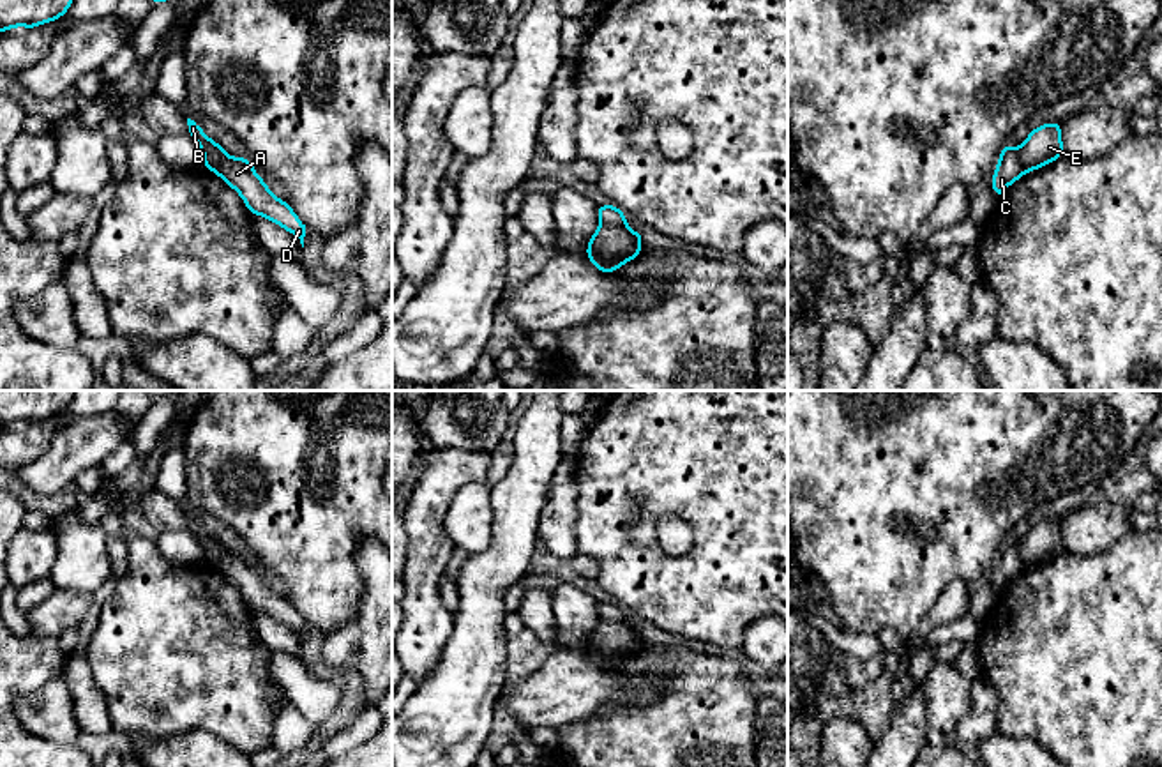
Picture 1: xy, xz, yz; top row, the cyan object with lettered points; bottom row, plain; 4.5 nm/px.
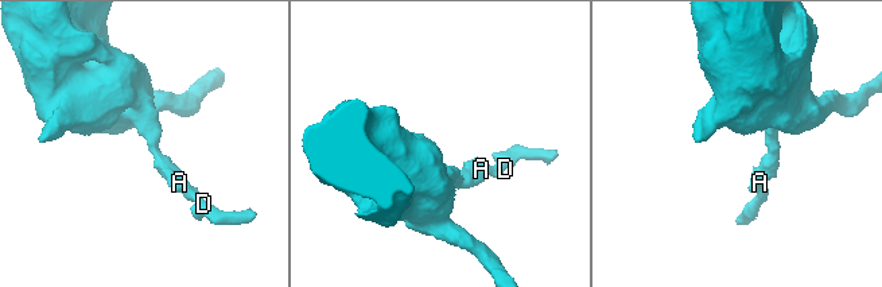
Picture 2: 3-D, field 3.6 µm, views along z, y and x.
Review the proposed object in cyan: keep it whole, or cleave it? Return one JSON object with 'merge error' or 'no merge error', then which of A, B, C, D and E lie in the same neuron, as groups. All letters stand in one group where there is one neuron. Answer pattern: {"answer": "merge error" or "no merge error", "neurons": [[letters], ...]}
{"answer": "merge error", "neurons": [["A", "C", "D"], ["B", "E"]]}

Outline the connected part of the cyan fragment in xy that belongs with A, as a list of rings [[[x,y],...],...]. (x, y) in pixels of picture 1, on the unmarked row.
[[[226,551],[215,564],[208,566],[240,590],[251,610],[267,613],[293,629],[304,643],[306,620],[284,596],[272,590],[247,553]]]

